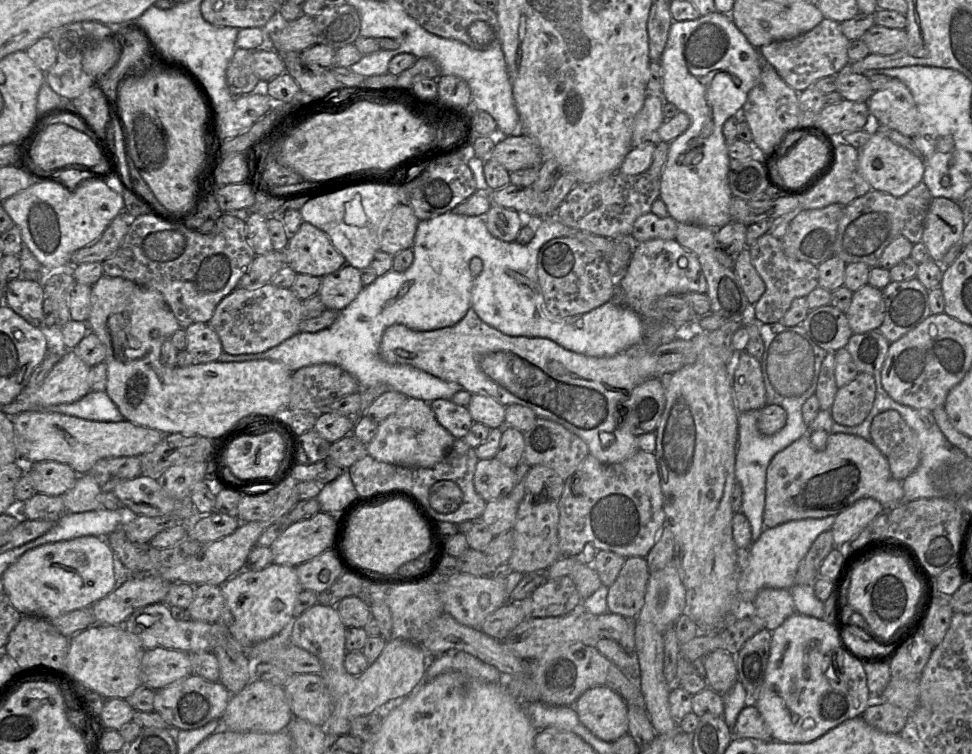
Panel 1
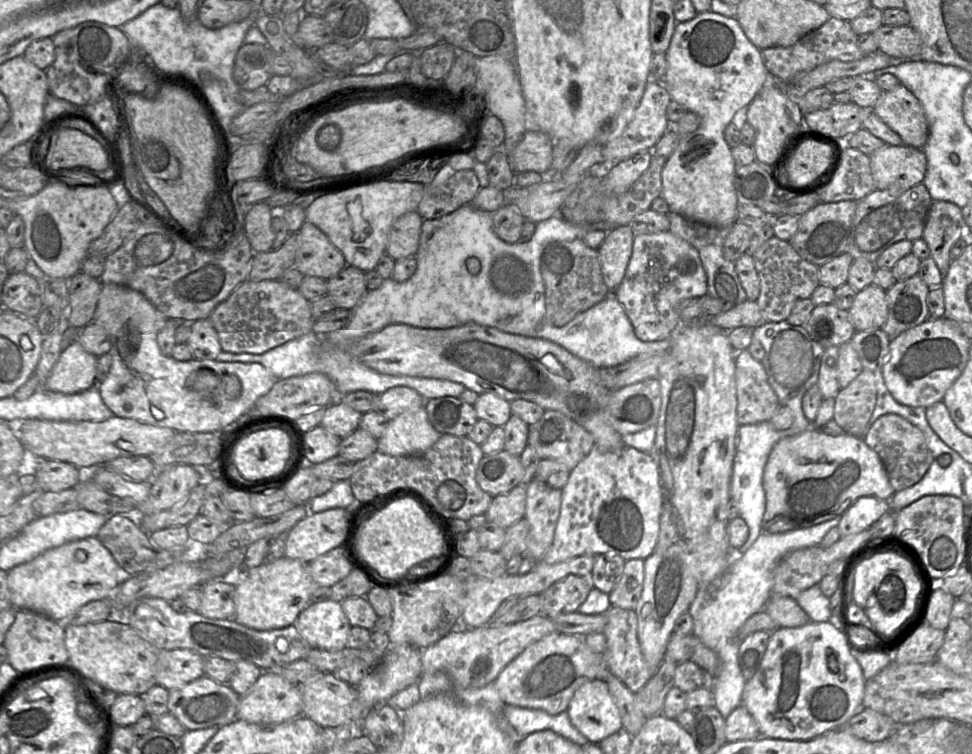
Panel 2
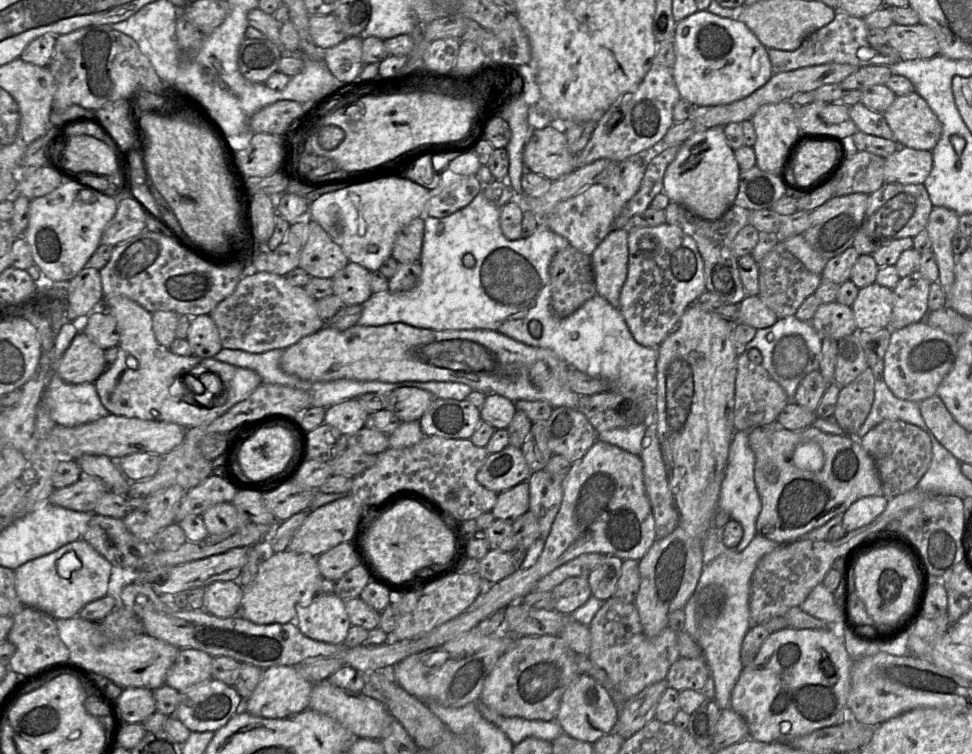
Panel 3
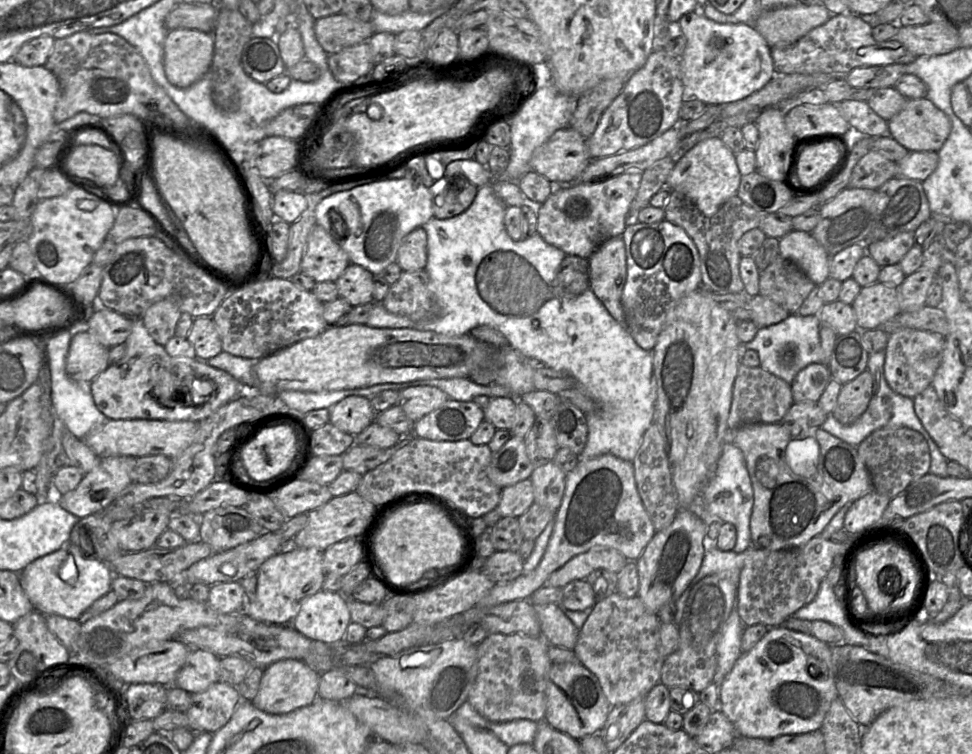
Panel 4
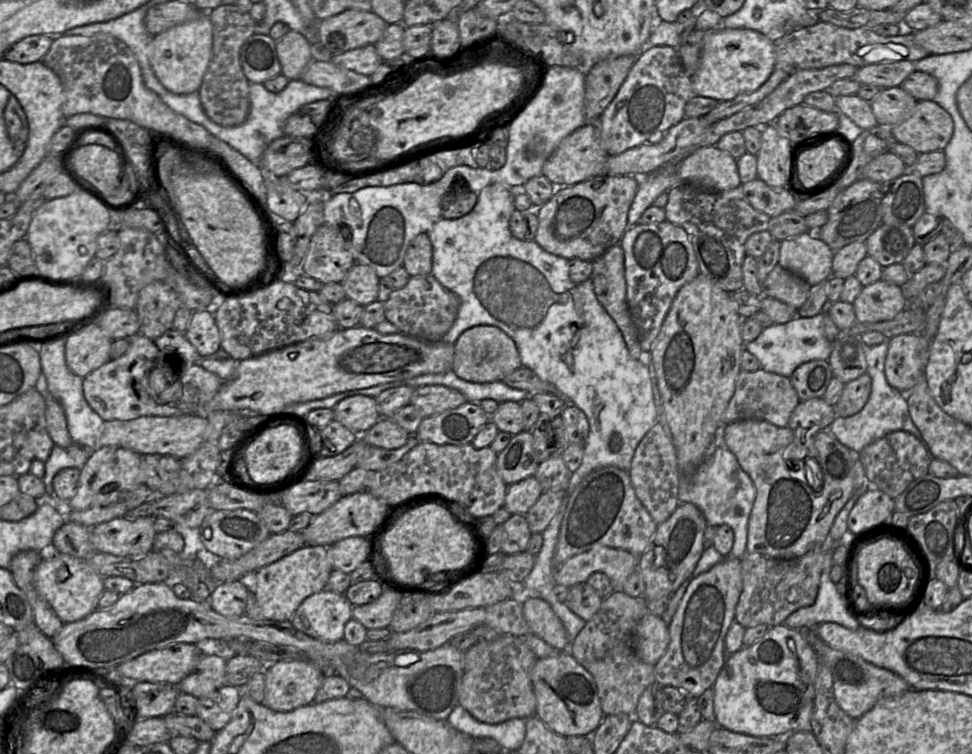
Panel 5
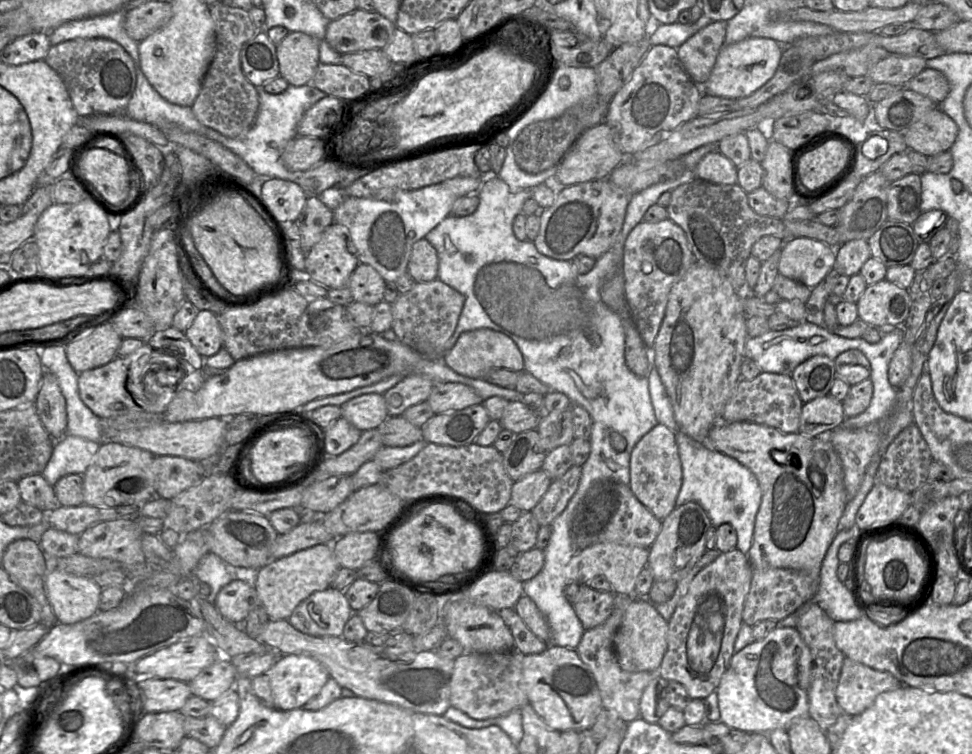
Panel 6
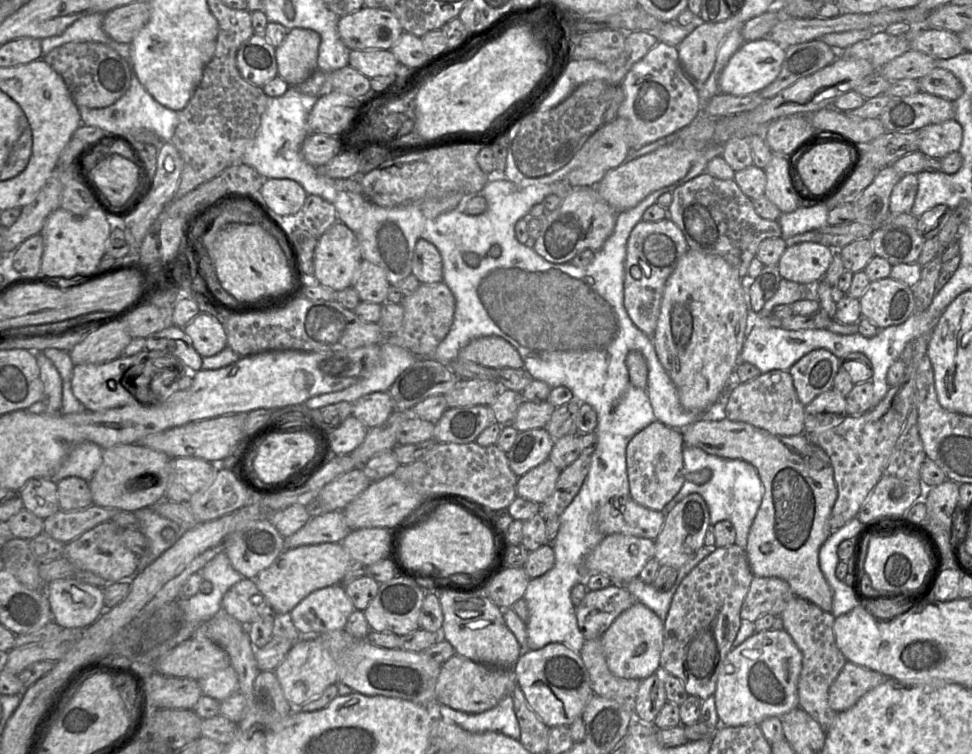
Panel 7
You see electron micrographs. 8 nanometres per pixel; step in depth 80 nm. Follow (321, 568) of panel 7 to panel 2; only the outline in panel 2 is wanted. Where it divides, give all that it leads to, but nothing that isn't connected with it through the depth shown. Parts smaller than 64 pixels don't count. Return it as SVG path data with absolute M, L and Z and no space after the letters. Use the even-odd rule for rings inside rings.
M285 556L265 561L255 569L239 571L233 568L227 576L236 578L234 620L246 627L266 631L294 624L299 613L308 606L315 582L308 572L307 563Z

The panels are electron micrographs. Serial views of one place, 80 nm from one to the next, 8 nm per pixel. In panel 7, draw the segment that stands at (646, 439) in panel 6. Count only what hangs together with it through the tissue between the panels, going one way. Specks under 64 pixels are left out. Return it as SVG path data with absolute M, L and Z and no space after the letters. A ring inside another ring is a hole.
M655 420L638 432L626 449L630 497L638 504L658 512L680 491L684 484L683 448L680 430Z

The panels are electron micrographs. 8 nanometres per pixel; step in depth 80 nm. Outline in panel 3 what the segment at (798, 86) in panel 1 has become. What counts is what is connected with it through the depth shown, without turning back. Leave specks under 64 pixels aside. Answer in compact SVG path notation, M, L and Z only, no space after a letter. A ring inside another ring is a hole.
M837 11L829 24L807 36L796 50L768 49L773 74L832 62L860 68L868 65L892 66L901 60L899 53L888 44L879 47L870 45L867 40L868 32L869 28L863 18Z

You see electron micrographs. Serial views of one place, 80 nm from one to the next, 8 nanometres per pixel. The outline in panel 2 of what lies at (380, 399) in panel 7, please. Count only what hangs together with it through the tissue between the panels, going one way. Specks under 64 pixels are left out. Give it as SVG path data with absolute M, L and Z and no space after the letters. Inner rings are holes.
M339 400L324 408L320 426L344 438L359 428L362 414Z

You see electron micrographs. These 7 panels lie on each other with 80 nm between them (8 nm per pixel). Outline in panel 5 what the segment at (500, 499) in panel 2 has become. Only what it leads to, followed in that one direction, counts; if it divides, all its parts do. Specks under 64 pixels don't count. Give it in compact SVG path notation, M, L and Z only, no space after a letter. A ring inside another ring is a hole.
M527 477L508 485L503 508L512 515L525 515L542 493L542 487L536 477Z

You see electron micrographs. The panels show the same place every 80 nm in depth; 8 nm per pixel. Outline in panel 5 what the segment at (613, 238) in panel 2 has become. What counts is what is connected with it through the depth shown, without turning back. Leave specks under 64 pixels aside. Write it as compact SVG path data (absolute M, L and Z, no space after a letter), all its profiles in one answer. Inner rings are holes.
M616 244L606 250L600 257L593 261L593 270L590 276L598 301L616 322L621 331L630 355L634 359L644 360L649 352L644 352L639 341L638 333L630 314L626 300L626 280L624 268L624 252L620 244Z

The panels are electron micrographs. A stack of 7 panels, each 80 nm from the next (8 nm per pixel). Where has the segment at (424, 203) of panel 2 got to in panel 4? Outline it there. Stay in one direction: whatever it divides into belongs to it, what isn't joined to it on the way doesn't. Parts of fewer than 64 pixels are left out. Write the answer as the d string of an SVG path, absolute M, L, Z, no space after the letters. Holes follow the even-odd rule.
M454 177L452 185L433 199L433 217L448 219L467 210L474 201L478 187L464 177Z

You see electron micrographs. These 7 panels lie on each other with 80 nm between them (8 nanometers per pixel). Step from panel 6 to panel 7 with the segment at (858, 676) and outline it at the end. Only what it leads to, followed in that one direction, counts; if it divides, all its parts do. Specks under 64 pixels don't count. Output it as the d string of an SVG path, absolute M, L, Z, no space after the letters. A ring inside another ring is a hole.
M847 661L829 688L829 705L837 713L846 711L886 679L879 672Z

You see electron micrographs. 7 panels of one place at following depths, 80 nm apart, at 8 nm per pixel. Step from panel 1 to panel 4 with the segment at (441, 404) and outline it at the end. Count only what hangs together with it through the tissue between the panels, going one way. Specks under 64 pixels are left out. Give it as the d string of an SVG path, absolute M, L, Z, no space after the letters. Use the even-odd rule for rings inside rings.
M449 399L415 423L413 437L433 441L466 440L484 420L483 409L473 401Z

